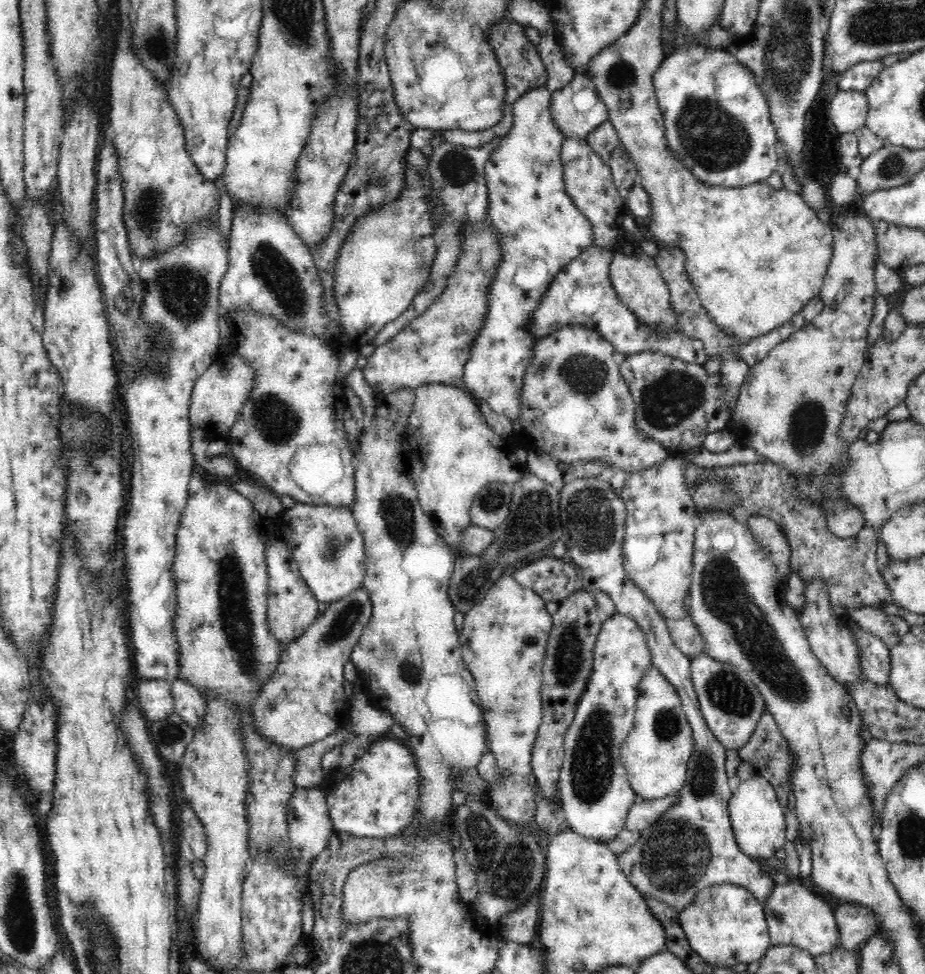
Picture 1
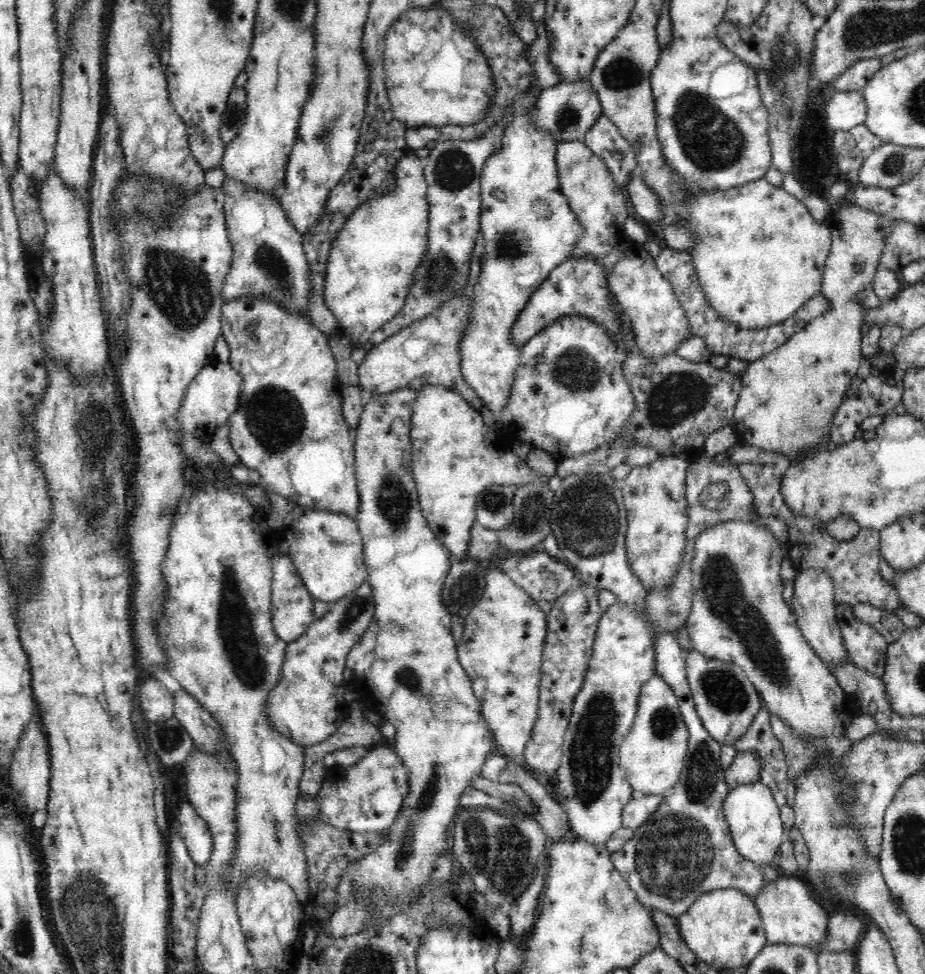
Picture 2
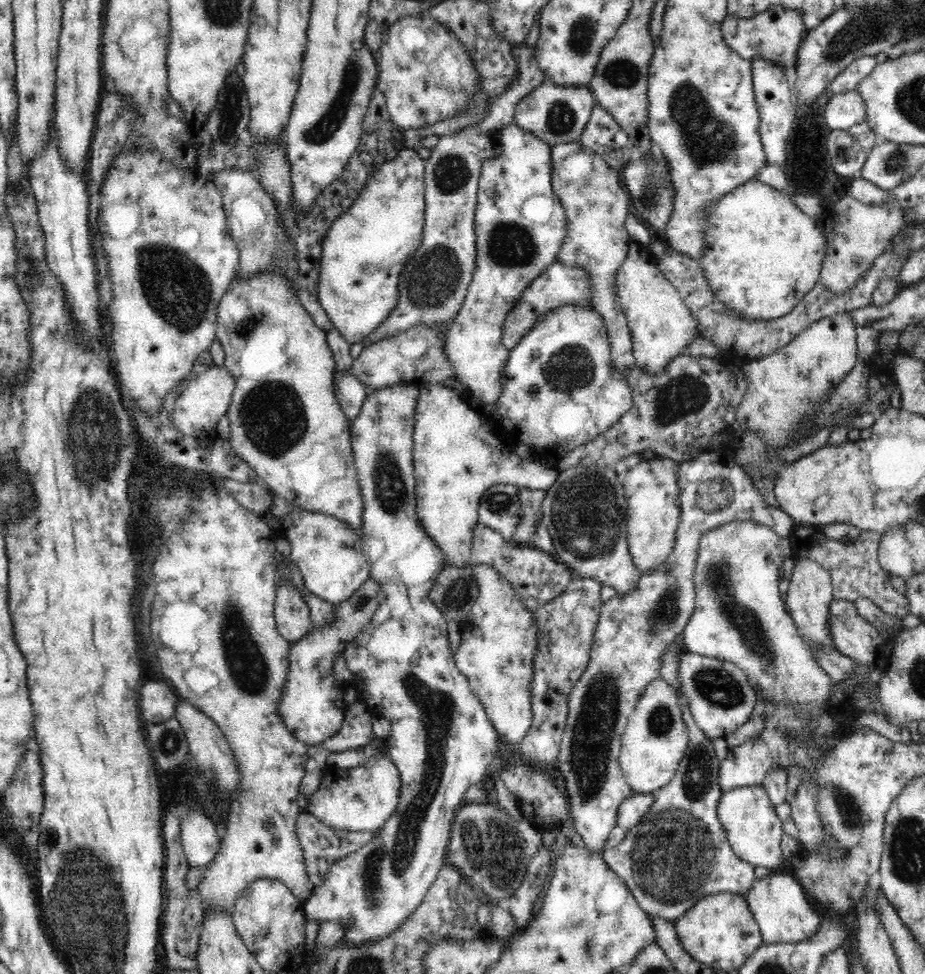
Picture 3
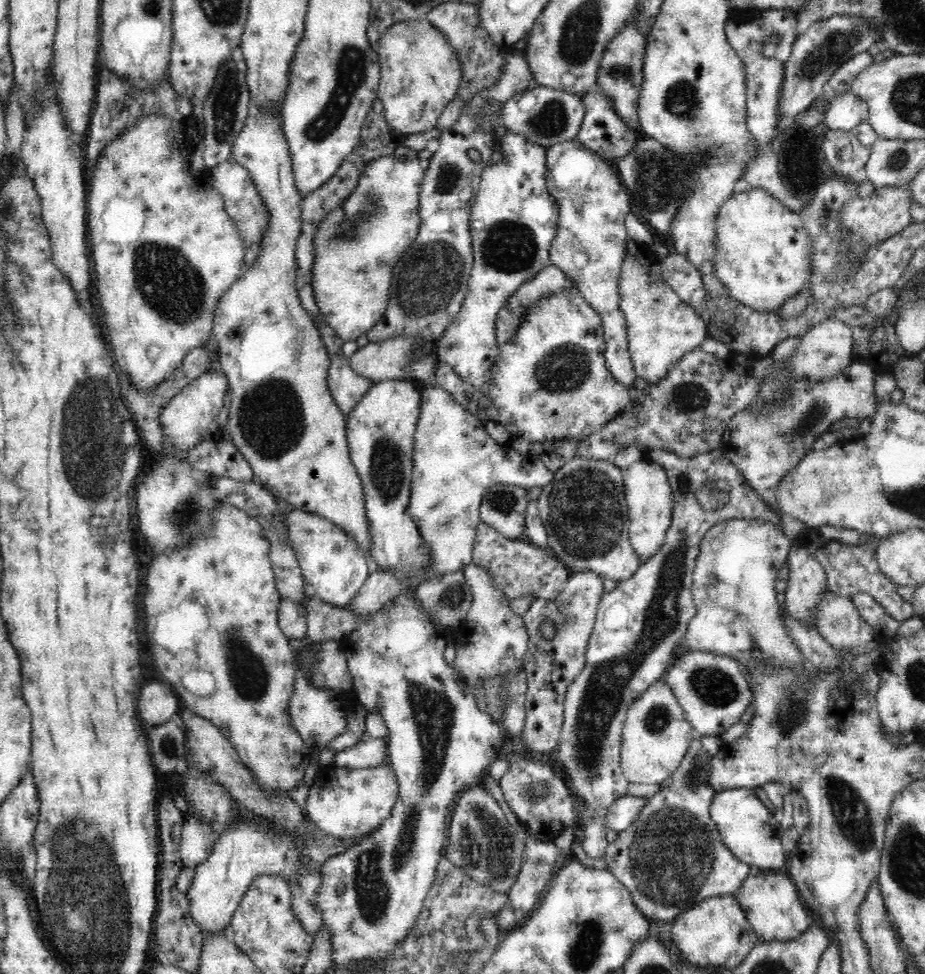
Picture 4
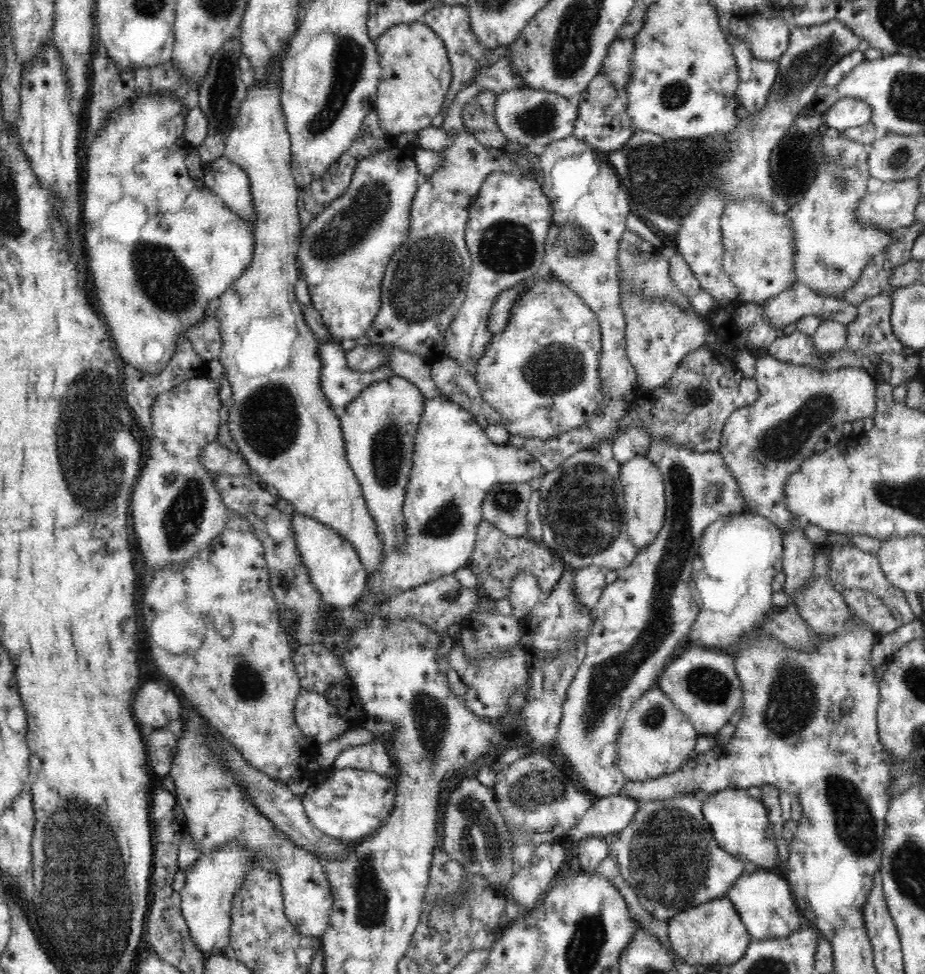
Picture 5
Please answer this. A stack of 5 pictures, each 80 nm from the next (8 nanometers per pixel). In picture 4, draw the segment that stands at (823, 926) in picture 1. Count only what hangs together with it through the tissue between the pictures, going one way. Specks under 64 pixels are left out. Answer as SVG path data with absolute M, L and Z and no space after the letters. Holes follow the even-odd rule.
M760 870L755 876L748 875L734 896L759 941L794 940L812 924L812 914L803 905L792 879L773 870Z

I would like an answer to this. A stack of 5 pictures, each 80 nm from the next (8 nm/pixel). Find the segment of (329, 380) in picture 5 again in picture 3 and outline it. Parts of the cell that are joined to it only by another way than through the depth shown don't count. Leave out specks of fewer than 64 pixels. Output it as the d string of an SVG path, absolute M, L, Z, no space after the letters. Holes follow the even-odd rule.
M335 371L334 373L334 392L342 410L351 421L360 412L361 404L368 395L366 385L352 372Z

